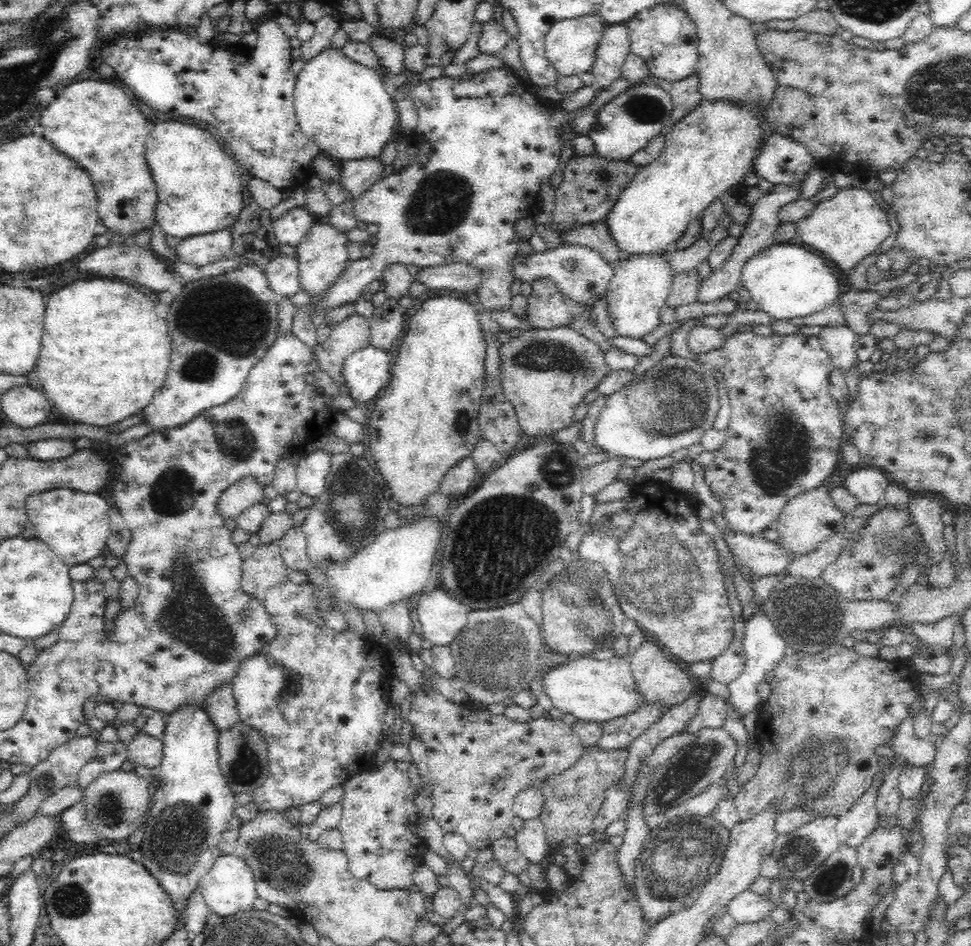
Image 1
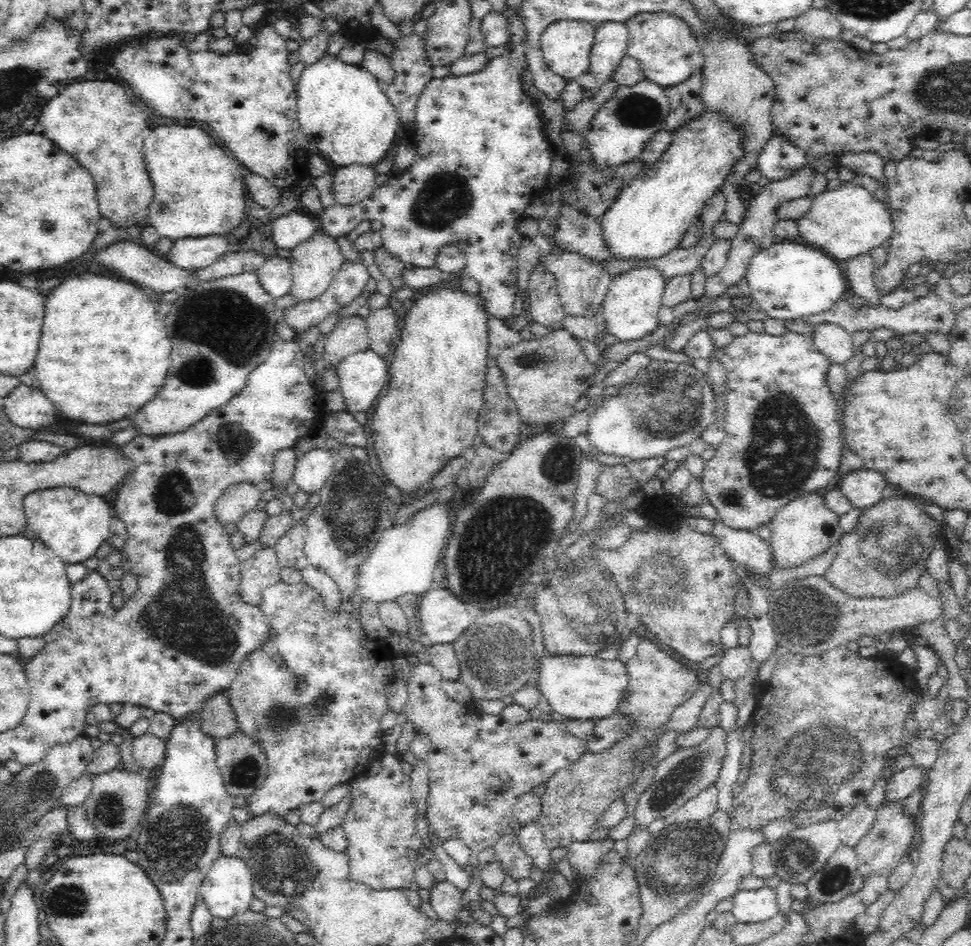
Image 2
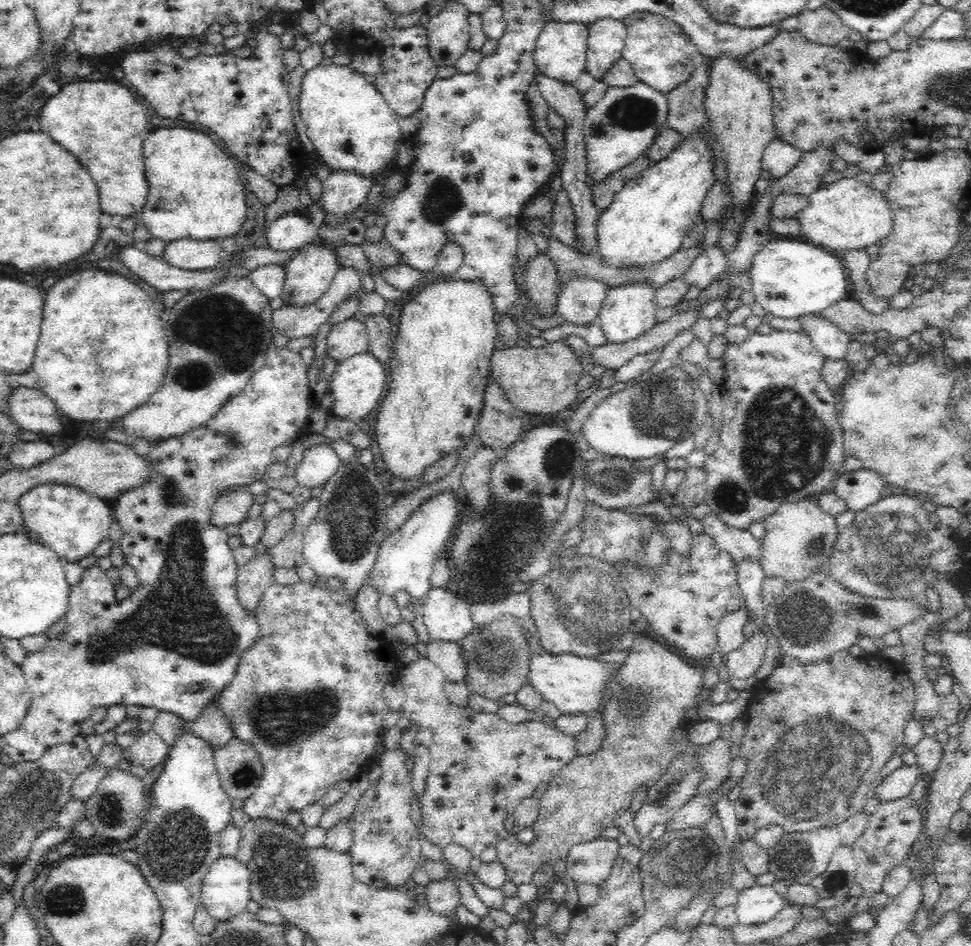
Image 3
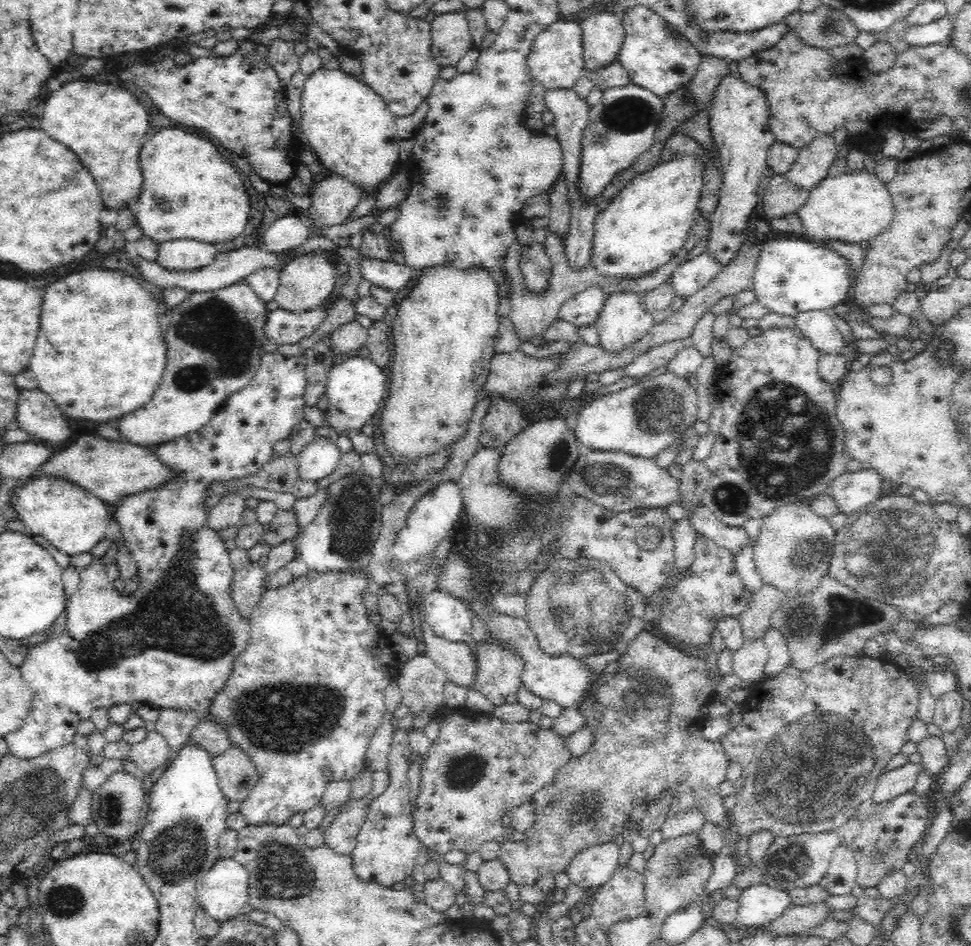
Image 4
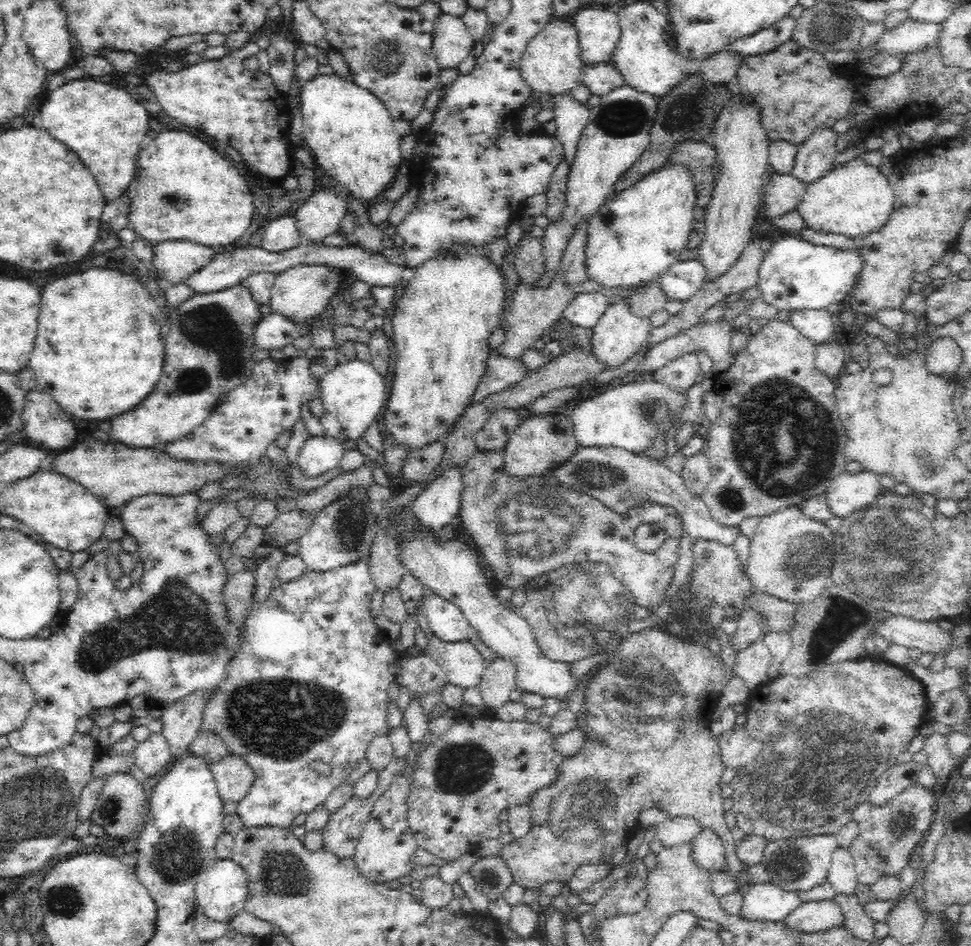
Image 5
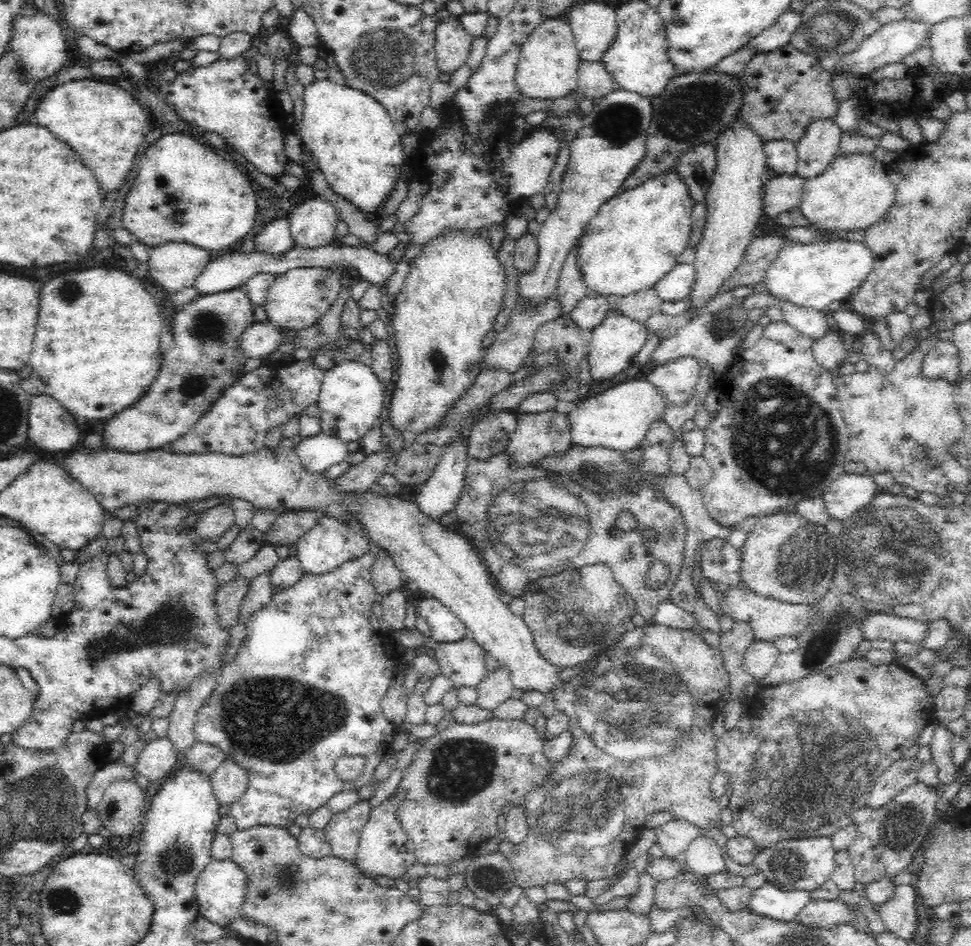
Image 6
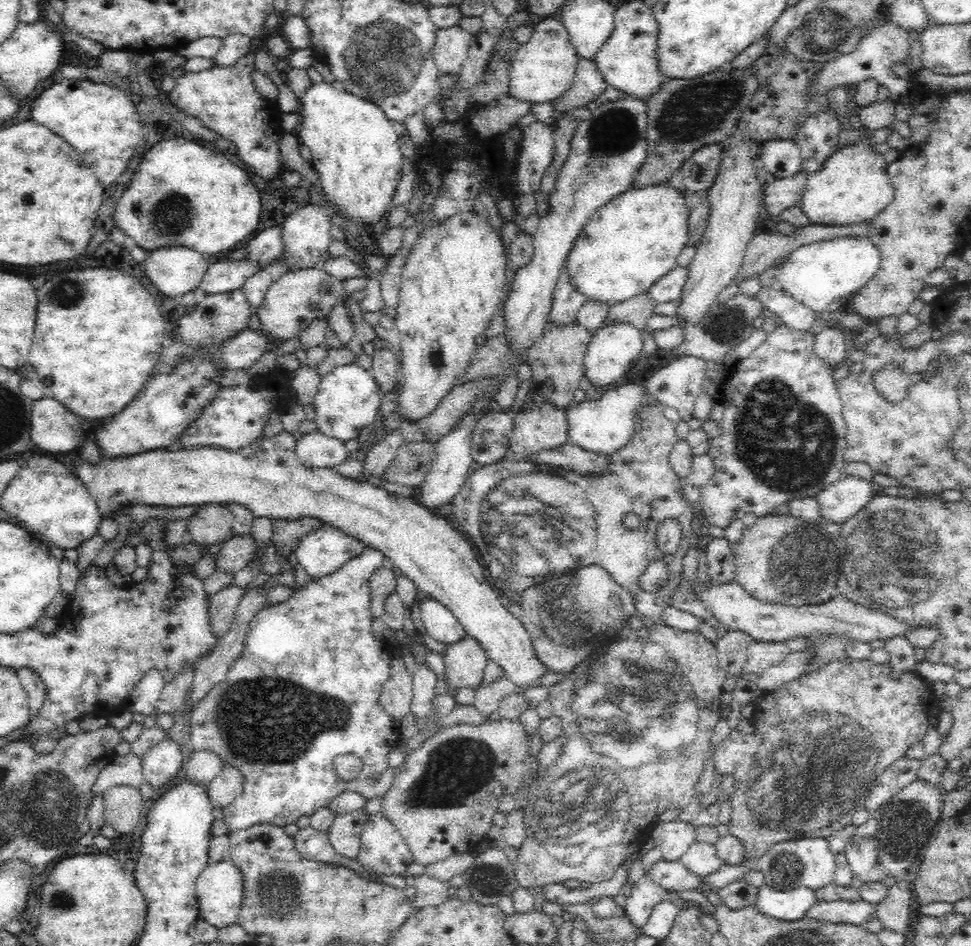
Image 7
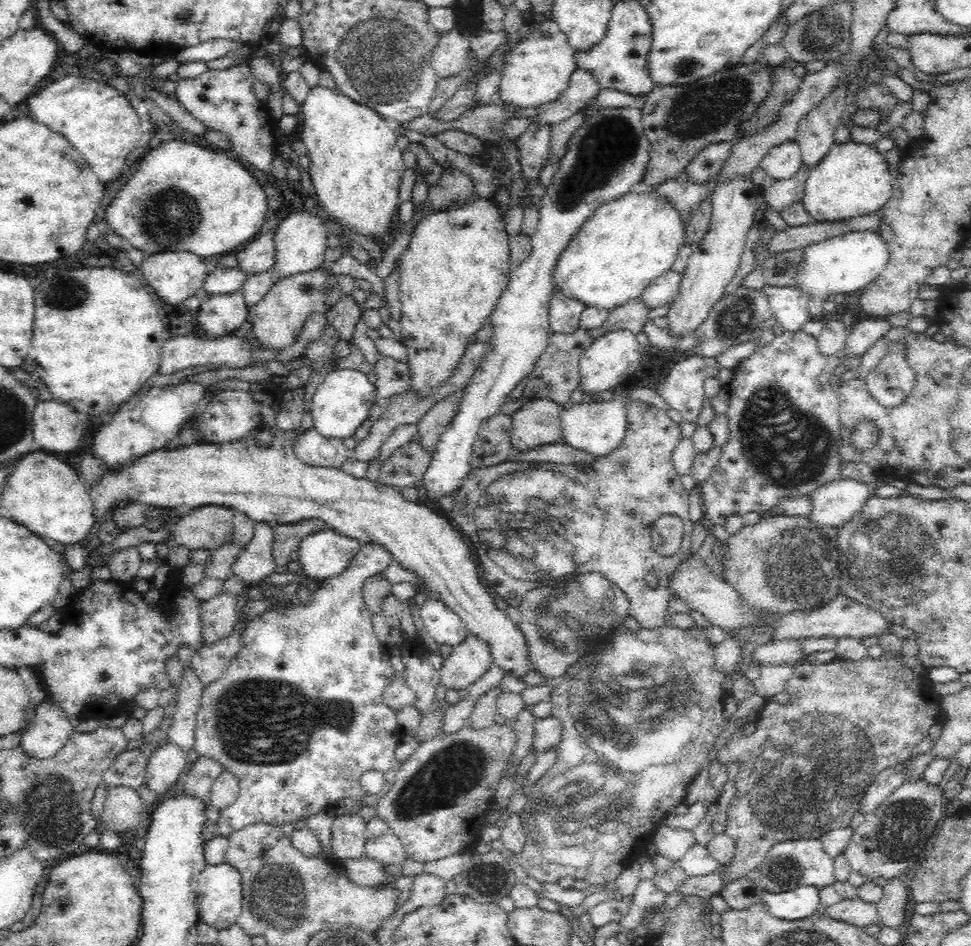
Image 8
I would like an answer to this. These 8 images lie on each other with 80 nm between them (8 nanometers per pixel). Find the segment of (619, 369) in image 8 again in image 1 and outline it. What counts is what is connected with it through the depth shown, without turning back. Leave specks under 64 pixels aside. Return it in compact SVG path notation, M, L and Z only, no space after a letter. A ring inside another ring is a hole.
M664 251L634 253L613 264L613 277L609 282L604 298L608 314L610 314L612 319L612 326L618 335L640 339L646 336L646 334L651 333L659 325L658 317L660 310L662 310L662 306L666 305L675 275L674 265L668 261L666 254L667 252Z

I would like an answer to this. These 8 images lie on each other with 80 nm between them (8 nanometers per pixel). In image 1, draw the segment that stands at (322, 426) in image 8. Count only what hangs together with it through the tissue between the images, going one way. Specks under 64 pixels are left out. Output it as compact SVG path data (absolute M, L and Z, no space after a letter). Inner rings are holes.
M371 342L354 351L344 362L343 376L348 395L363 407L391 382L390 351Z

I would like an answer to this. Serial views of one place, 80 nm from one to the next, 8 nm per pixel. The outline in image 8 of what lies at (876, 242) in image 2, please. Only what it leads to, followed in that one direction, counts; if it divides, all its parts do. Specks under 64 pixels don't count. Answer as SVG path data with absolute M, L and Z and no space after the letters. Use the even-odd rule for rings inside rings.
M852 140L834 143L824 158L809 169L809 178L801 200L815 222L842 222L878 213L892 196L889 164L876 146Z

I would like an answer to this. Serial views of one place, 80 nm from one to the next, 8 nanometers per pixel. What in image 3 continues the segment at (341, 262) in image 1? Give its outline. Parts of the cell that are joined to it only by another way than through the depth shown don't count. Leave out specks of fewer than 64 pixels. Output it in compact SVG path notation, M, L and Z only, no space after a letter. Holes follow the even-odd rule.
M319 239L316 240L316 243L308 243L300 247L286 262L286 282L284 282L284 290L280 294L280 298L284 302L283 305L302 306L314 302L326 292L341 267L333 244L328 242L319 244L318 241Z

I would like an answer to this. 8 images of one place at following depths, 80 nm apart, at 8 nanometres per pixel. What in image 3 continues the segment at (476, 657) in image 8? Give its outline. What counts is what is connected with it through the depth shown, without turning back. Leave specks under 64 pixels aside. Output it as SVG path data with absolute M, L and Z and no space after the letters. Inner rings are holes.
M431 640L427 643L427 660L438 667L448 682L460 682L465 680L465 662L460 657L460 651L455 642L440 642Z

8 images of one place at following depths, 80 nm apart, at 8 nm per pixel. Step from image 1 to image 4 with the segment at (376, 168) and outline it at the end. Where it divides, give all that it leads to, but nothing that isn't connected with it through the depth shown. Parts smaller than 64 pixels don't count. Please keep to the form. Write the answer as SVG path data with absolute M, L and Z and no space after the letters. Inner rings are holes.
M335 175L320 181L311 196L311 206L303 217L309 226L332 226L344 222L364 196L364 186Z

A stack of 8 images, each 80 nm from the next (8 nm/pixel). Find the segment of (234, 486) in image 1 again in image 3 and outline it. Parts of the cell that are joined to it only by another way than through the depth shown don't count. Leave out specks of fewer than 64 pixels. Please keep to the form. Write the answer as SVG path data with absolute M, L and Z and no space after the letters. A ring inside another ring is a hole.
M232 490L232 492L220 496L215 502L215 506L211 510L211 522L221 529L228 525L238 526L247 518L249 511L254 508L254 504L254 494L250 490Z

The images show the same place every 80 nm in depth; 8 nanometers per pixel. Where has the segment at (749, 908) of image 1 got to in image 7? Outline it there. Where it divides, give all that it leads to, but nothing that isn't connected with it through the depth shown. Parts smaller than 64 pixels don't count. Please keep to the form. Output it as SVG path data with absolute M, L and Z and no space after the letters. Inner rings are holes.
M764 883L758 889L754 906L758 912L768 917L793 922L804 918L807 910L816 902L814 892L808 888L780 891Z

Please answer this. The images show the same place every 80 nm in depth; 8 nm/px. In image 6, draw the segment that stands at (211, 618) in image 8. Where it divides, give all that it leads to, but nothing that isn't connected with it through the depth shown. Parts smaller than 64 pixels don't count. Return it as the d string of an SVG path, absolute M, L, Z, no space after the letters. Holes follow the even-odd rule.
M237 574L232 581L219 587L214 597L216 597L218 617L220 617L222 626L230 629L238 622L240 608L242 608L246 594L248 594L250 582L251 580L248 580L248 578Z

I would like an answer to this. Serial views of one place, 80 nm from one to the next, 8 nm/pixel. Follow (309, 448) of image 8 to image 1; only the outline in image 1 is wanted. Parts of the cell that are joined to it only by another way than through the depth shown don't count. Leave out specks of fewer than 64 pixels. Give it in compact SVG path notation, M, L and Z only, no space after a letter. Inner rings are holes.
M316 450L304 455L297 466L297 490L316 499L324 492L329 468L330 454L328 452Z

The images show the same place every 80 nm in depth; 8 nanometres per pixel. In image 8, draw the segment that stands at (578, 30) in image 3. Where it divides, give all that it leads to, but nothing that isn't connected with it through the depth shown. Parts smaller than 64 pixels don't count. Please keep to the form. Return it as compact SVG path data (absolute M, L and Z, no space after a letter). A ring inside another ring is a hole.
M547 20L544 24L536 26L525 40L519 42L504 57L504 65L500 76L501 82L496 97L522 108L538 108L556 100L568 88L572 73L576 70L576 52L577 50L568 43L566 34L560 29L556 21Z

